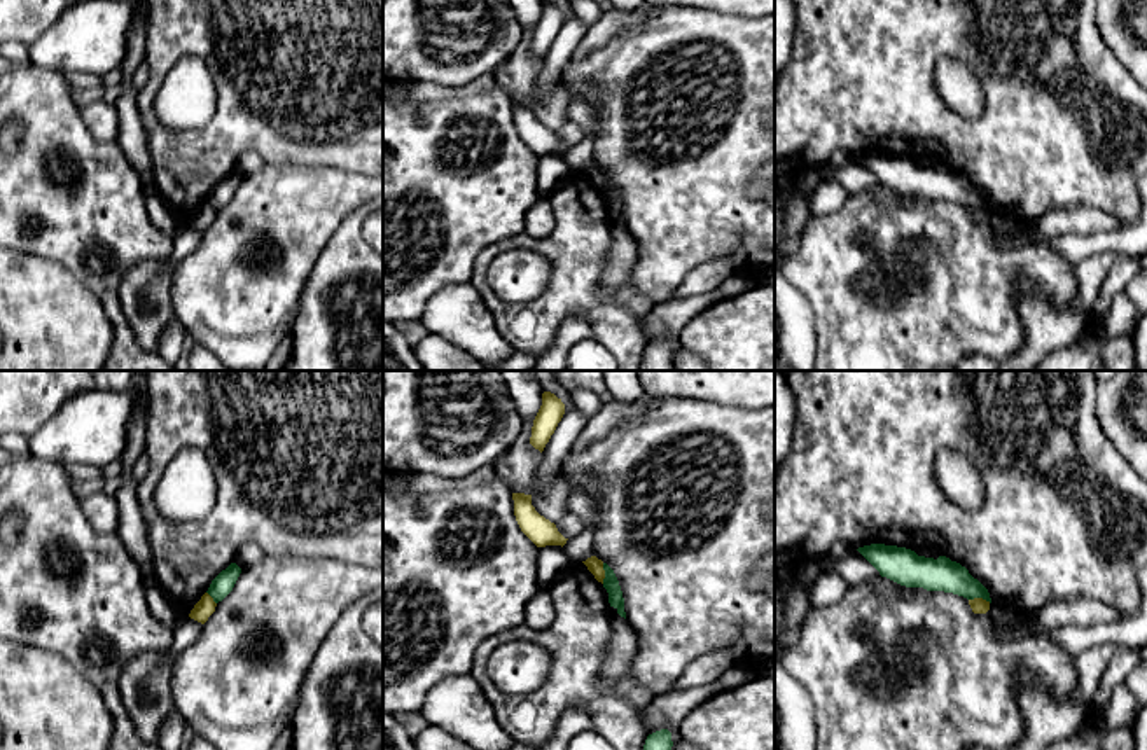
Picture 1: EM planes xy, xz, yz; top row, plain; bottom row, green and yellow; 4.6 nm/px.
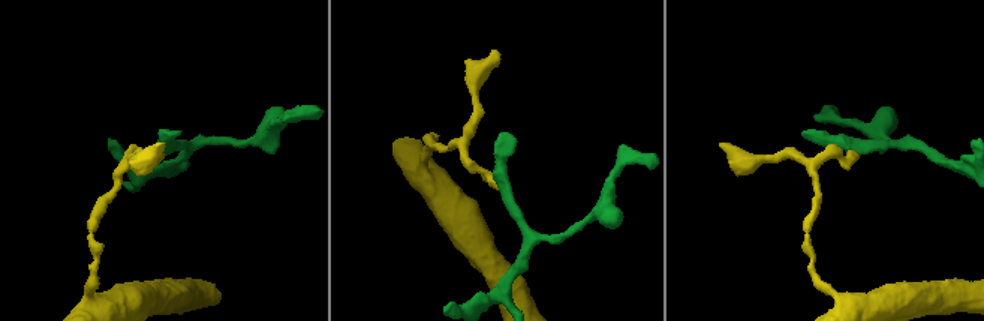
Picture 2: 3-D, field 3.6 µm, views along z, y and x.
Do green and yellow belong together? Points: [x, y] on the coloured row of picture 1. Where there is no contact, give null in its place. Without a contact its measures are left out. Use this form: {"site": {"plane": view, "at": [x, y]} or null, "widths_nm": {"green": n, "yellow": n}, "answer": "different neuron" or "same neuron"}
{"site": {"plane": "yz", "at": [980, 597]}, "widths_nm": {"green": 150, "yellow": 70}, "answer": "different neuron"}

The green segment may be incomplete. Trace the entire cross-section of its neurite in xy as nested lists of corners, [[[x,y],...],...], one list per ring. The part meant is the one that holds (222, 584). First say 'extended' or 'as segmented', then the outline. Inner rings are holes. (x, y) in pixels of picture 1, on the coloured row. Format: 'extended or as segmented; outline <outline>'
as segmented; outline [[[231,563],[226,570],[222,570],[210,584],[208,594],[215,603],[222,601],[234,587],[241,568],[236,563]]]

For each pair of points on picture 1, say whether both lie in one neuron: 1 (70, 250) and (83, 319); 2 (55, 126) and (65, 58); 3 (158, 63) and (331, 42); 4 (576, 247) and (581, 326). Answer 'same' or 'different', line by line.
1: different
2: different
3: same
4: different

